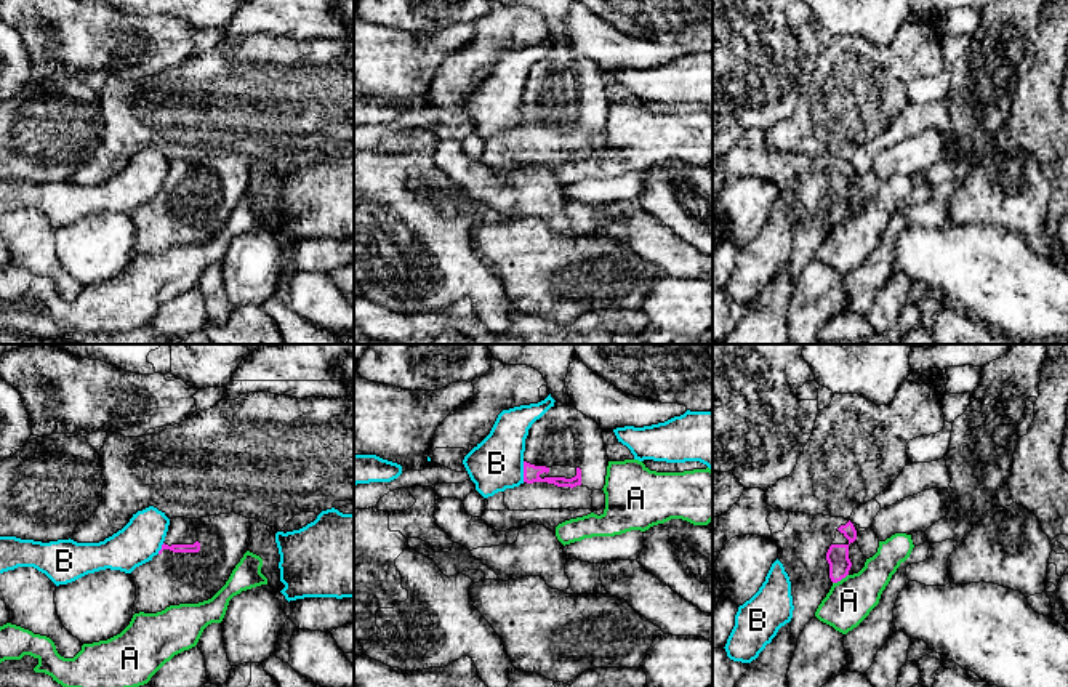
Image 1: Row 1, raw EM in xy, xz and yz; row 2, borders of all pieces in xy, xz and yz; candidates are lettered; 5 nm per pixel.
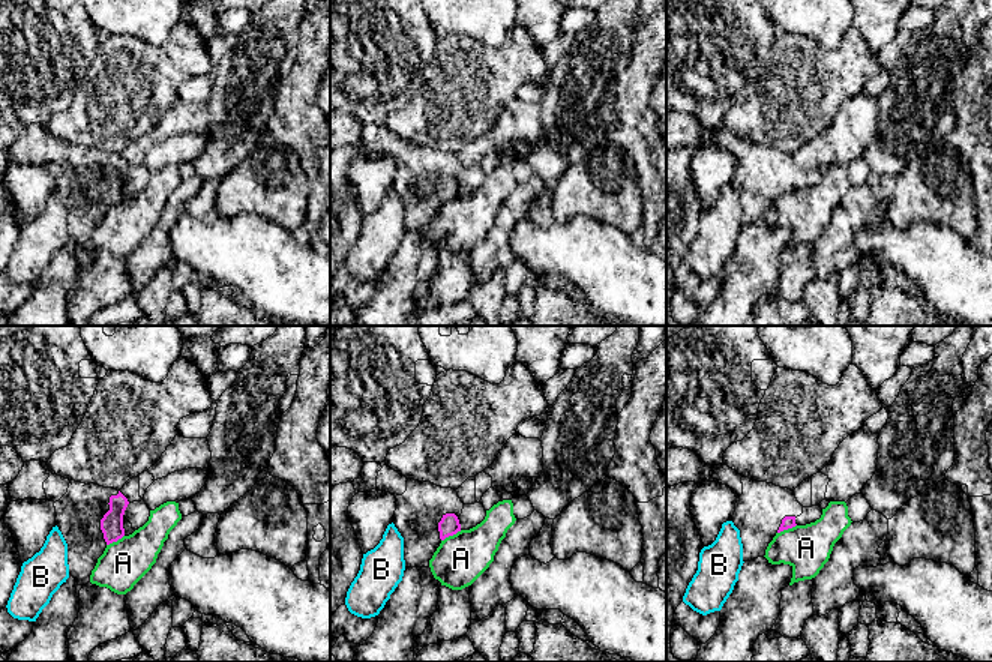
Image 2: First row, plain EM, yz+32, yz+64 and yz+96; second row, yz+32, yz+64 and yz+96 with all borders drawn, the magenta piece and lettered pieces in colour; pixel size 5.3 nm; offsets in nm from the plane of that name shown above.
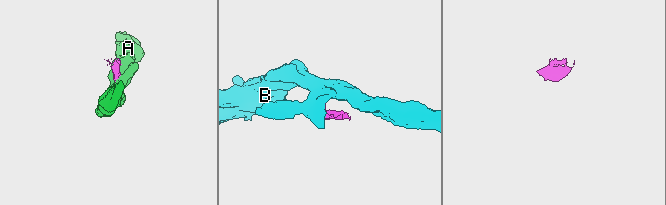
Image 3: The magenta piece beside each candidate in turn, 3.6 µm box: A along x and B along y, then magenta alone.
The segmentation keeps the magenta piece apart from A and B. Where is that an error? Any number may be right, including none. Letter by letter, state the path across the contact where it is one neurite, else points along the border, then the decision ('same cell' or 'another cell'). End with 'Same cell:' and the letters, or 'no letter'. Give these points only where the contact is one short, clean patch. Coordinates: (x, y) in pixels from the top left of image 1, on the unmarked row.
A: another cell
B: border along xz (522, 103), (524, 122); another cell
Same cell: no letter

